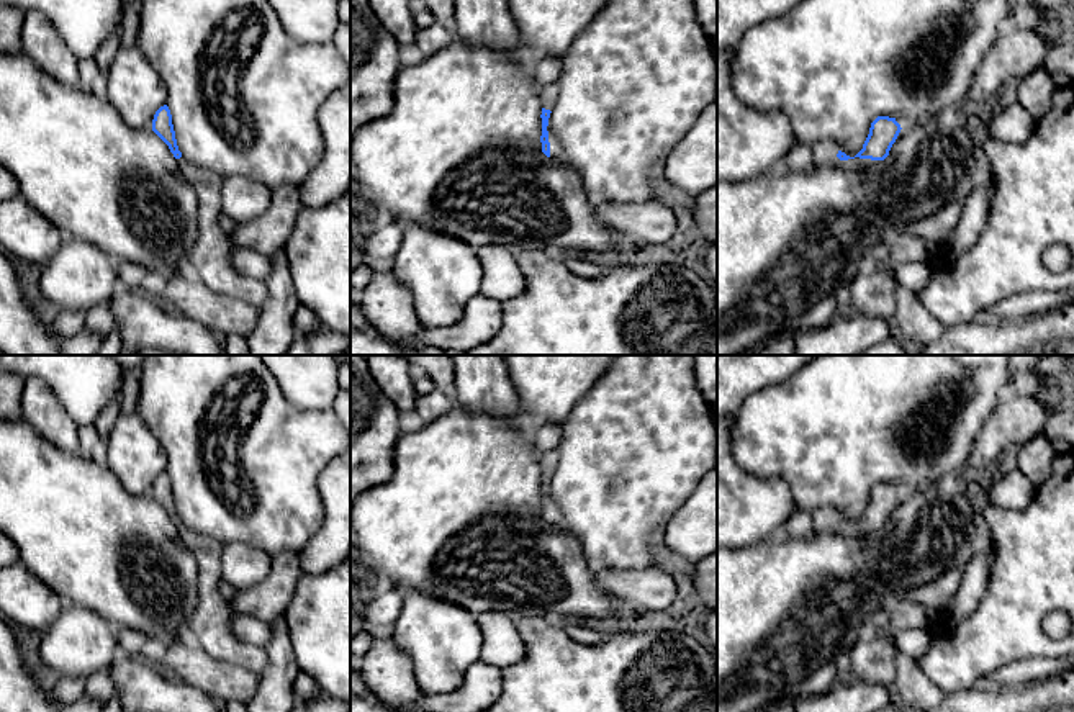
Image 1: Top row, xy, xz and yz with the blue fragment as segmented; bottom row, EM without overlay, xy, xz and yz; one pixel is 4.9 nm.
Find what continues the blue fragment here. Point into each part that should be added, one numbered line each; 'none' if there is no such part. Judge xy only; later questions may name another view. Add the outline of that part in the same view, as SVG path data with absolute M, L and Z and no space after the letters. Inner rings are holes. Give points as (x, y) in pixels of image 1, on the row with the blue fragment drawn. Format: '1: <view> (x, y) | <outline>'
1: xy (212, 256) | M185 157L177 162L198 195L198 239L188 255L188 272L211 291L260 308L267 300L267 288L262 280L246 277L232 267L232 255L239 247L219 226L223 177Z

